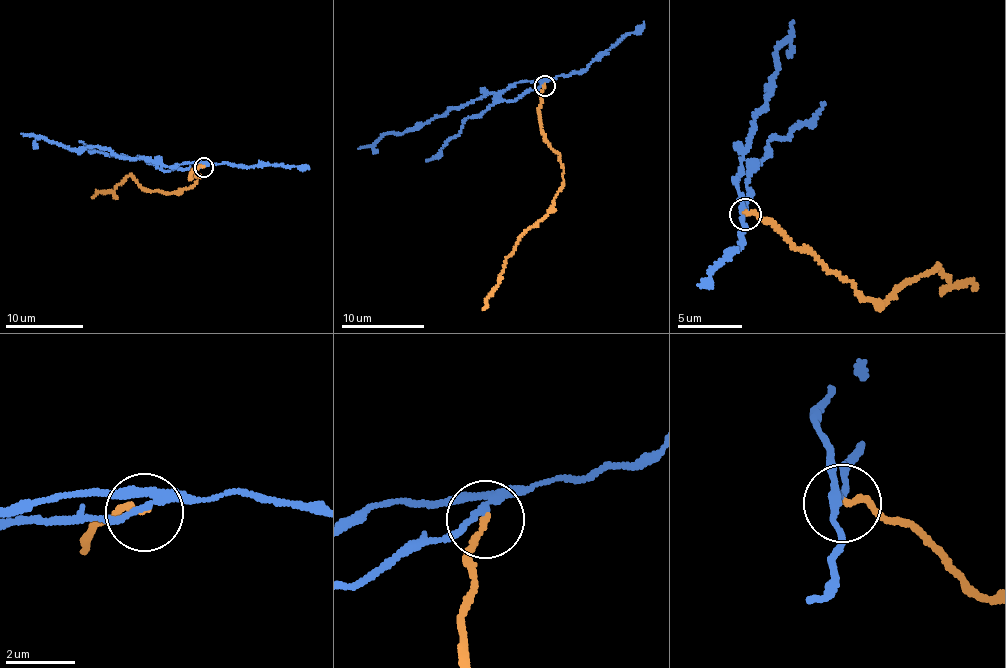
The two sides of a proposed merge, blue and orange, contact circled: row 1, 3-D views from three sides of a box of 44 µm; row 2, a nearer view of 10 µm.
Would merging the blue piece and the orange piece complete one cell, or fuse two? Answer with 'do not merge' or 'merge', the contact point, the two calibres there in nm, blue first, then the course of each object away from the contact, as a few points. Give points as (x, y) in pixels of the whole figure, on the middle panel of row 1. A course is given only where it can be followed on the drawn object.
do not merge; at (544, 85); 150 nm thick on the blue side, 190 nm on the other; blue runs (544, 85), (533, 81), (515, 83), (401, 133), (383, 135), (358, 149); orange runs (545, 86), (539, 110), (543, 133), (563, 170), (564, 181), (546, 216), (517, 239), (482, 310)

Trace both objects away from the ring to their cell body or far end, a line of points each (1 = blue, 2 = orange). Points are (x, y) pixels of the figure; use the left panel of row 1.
1: (204, 165), (195, 162), (165, 167), (150, 159), (117, 157), (102, 147), (70, 149), (21, 133)
2: (204, 167), (193, 170), (197, 183), (172, 193), (130, 176), (91, 197)

